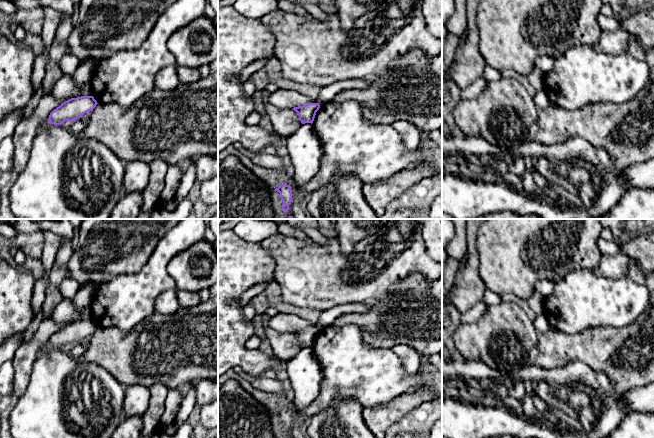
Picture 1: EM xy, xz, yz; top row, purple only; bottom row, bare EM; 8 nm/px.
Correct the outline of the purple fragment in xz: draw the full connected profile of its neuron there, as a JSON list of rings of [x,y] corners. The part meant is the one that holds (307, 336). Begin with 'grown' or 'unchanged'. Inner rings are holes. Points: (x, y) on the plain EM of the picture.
unchanged; [[[309,327],[306,329],[294,331],[293,334],[299,339],[299,344],[302,348],[313,347],[316,336],[319,334],[320,329],[318,327]]]

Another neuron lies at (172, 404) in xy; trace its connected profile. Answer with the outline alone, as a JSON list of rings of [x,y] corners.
[[[177,389],[169,390],[165,401],[165,408],[160,420],[163,429],[173,425],[180,409],[182,399],[183,398]]]

